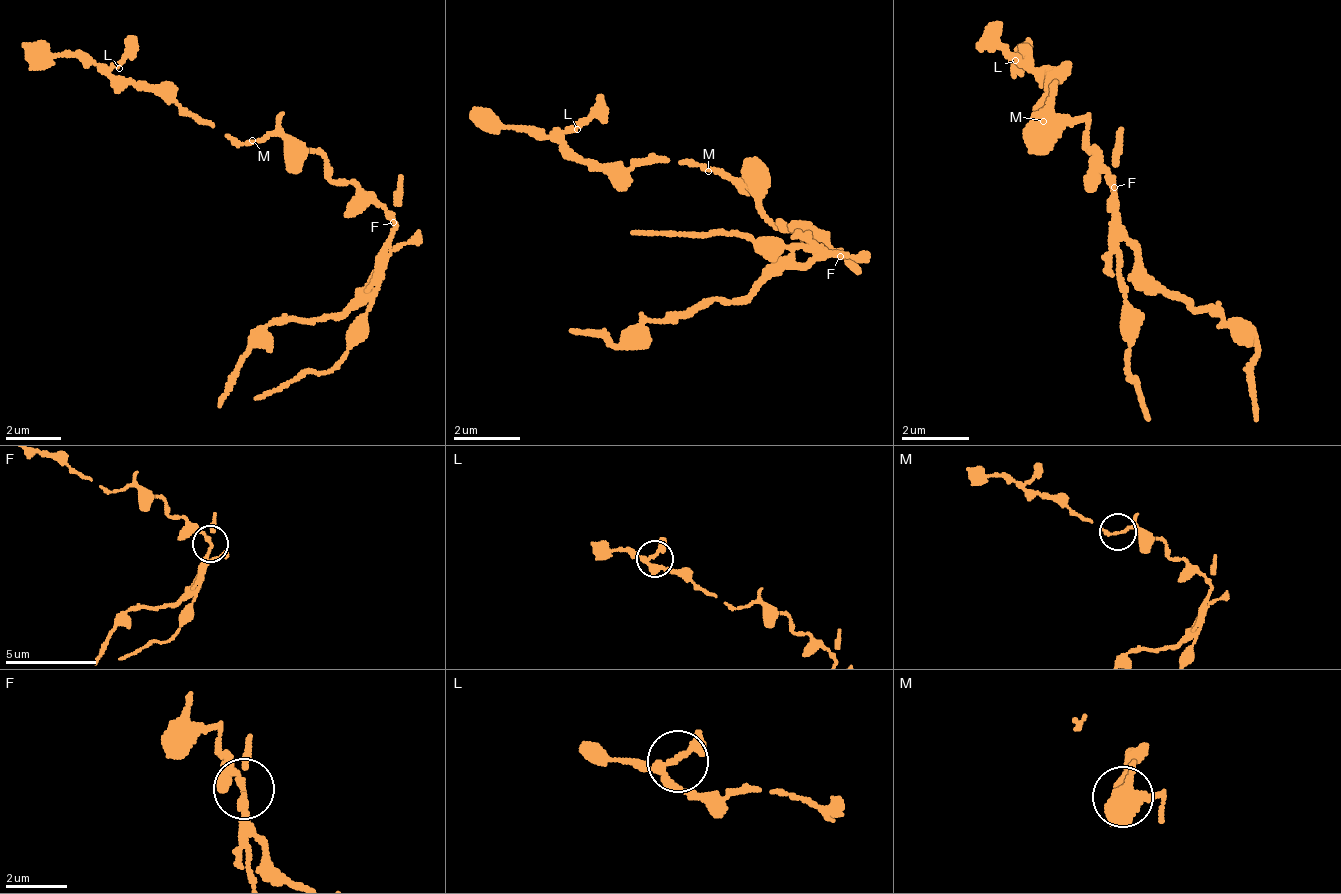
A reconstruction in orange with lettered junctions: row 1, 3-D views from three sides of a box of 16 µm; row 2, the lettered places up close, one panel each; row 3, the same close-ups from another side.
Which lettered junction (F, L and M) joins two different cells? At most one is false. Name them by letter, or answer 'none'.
F

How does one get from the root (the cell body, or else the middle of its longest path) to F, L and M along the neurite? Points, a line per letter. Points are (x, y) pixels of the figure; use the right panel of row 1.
F: (1084, 141), (1096, 154), (1093, 169), (1112, 189)
L: (1084, 141), (1079, 119), (1060, 123), (1046, 109), (1038, 124), (1035, 111), (1057, 86), (1015, 60)
M: (1084, 141), (1086, 126), (1079, 119), (1060, 123), (1046, 109), (1043, 121)

